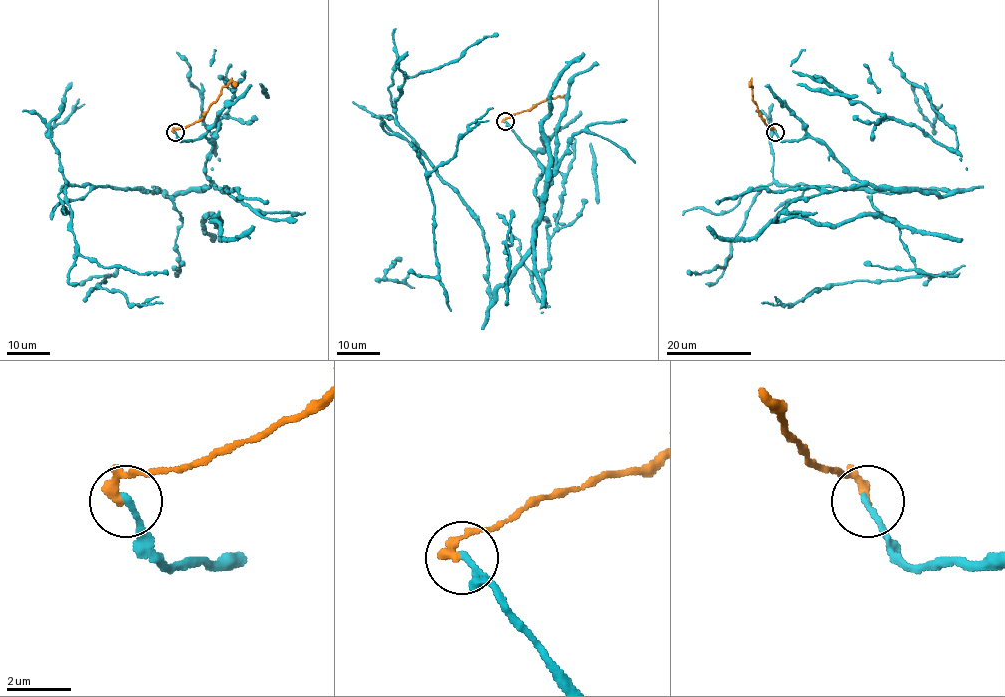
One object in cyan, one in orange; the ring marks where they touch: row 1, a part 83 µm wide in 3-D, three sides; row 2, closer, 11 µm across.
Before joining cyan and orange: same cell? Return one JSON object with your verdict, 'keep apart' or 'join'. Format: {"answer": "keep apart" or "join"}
{"answer": "keep apart"}

